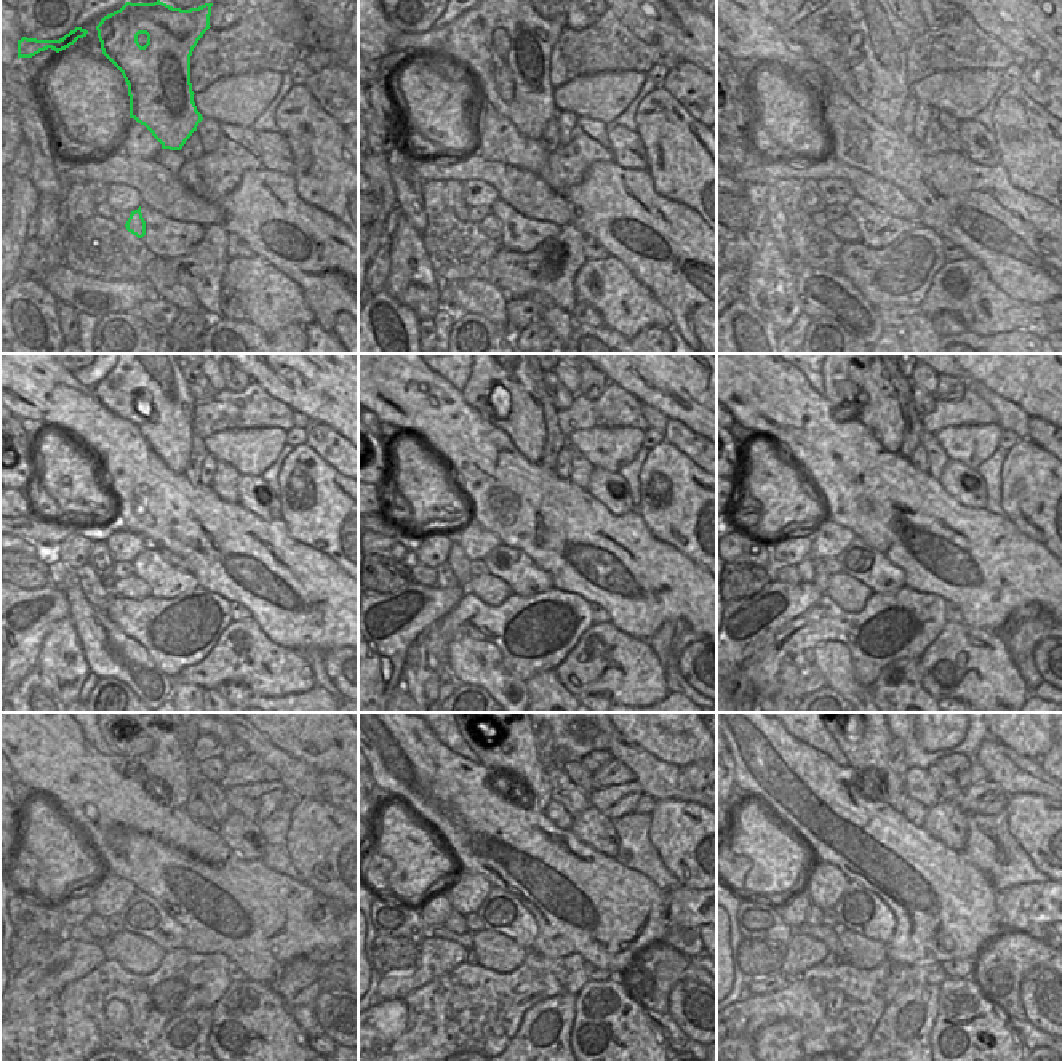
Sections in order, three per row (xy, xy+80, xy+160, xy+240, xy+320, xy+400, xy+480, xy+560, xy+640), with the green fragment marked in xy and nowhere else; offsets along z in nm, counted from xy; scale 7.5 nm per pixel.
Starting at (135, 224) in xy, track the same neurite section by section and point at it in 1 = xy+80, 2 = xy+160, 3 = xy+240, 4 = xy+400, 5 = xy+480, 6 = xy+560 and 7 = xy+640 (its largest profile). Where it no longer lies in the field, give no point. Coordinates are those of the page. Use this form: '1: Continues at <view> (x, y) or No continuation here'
1: Continues at xy+80 (491, 226)
2: Continues at xy+160 (845, 228)
3: Continues at xy+240 (135, 588)
4: Continues at xy+400 (851, 594)
5: Continues at xy+480 (138, 954)
6: Continues at xy+560 (493, 951)
7: Continues at xy+640 (861, 952).

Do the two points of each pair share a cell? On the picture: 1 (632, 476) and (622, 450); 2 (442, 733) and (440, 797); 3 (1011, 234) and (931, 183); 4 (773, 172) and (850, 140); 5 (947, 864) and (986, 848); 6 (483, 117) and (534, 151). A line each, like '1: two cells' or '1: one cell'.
1: two cells
2: two cells
3: one cell
4: two cells
5: two cells
6: one cell

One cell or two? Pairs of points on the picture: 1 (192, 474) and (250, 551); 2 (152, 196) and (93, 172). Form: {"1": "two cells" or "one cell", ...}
{"1": "two cells", "2": "one cell"}

